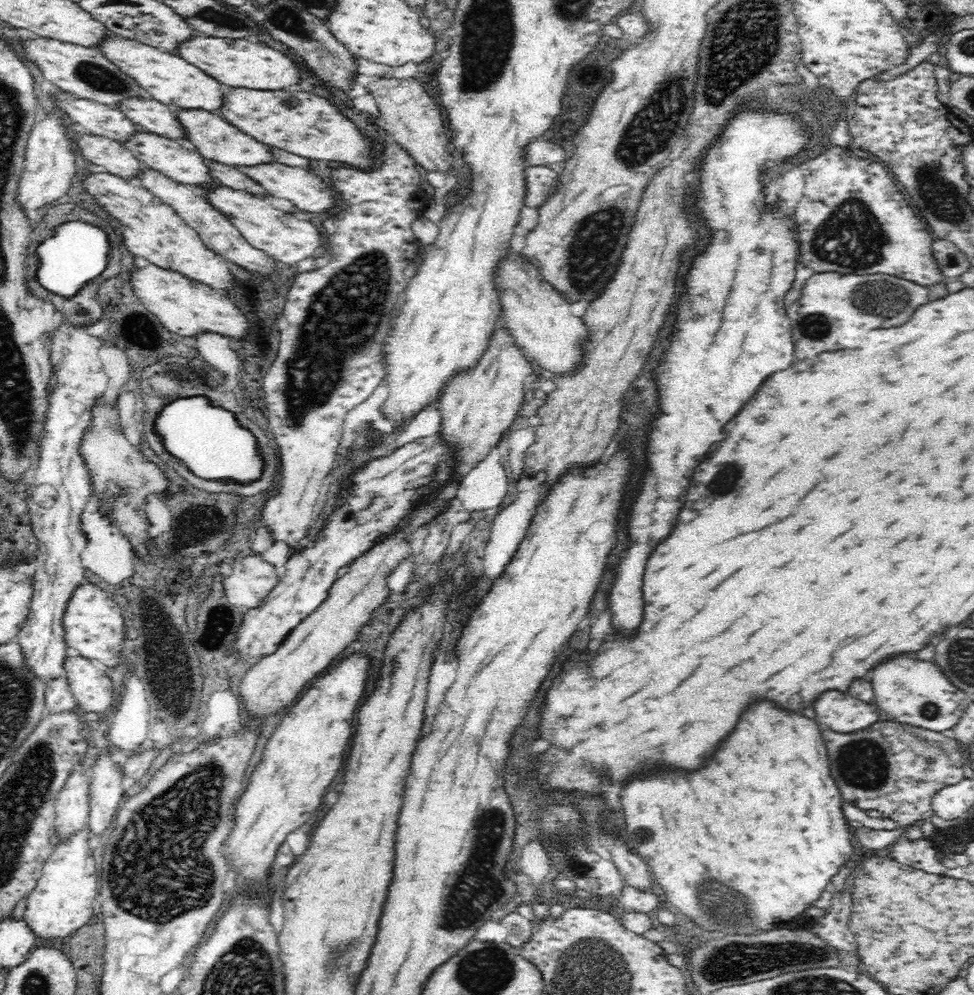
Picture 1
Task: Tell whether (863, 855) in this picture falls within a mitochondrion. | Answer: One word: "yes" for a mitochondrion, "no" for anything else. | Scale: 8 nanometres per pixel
no

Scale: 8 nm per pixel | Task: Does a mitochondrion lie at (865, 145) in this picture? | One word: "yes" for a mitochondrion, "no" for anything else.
no

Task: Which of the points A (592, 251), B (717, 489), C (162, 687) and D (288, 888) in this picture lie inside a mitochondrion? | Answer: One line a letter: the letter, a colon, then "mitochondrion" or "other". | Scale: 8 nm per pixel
A: mitochondrion
B: mitochondrion
C: mitochondrion
D: other

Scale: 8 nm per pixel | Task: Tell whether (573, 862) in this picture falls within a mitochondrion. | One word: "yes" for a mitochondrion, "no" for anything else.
yes

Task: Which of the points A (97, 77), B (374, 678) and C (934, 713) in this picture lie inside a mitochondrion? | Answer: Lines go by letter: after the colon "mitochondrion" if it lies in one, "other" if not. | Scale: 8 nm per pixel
A: mitochondrion
B: other
C: mitochondrion

